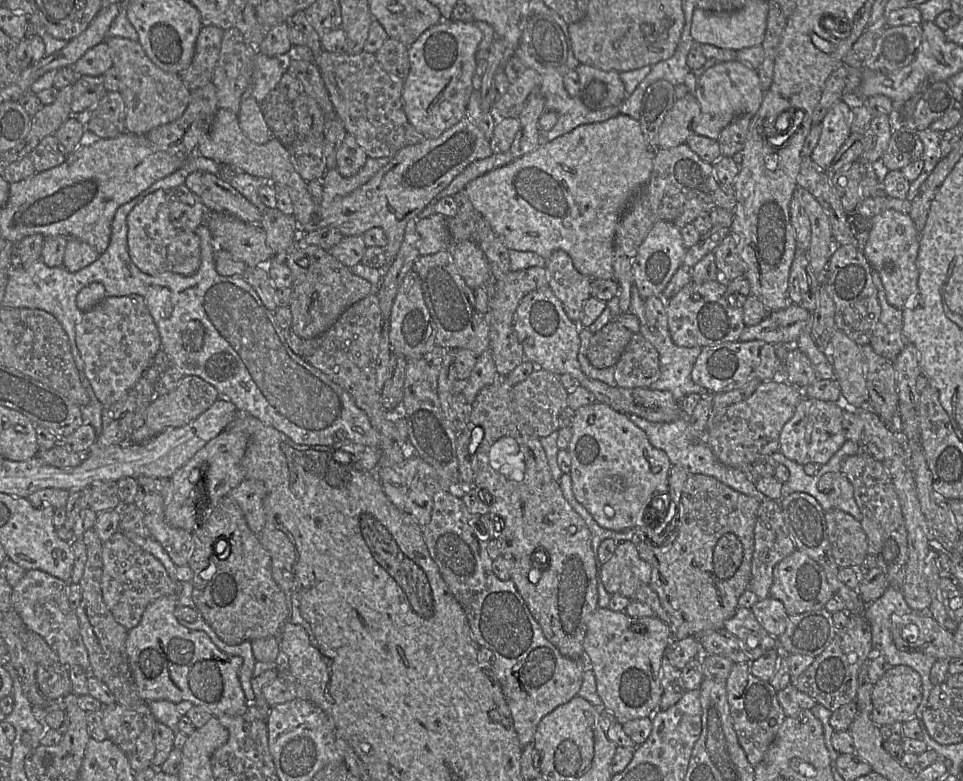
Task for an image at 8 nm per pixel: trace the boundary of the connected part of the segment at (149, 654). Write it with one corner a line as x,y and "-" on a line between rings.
176,595
160,597
145,609
138,625
128,631
126,651
137,693
145,701
190,701
194,706
203,707
213,716
242,713
249,704
239,680
243,659
222,652
205,632
181,625
174,614
176,607

